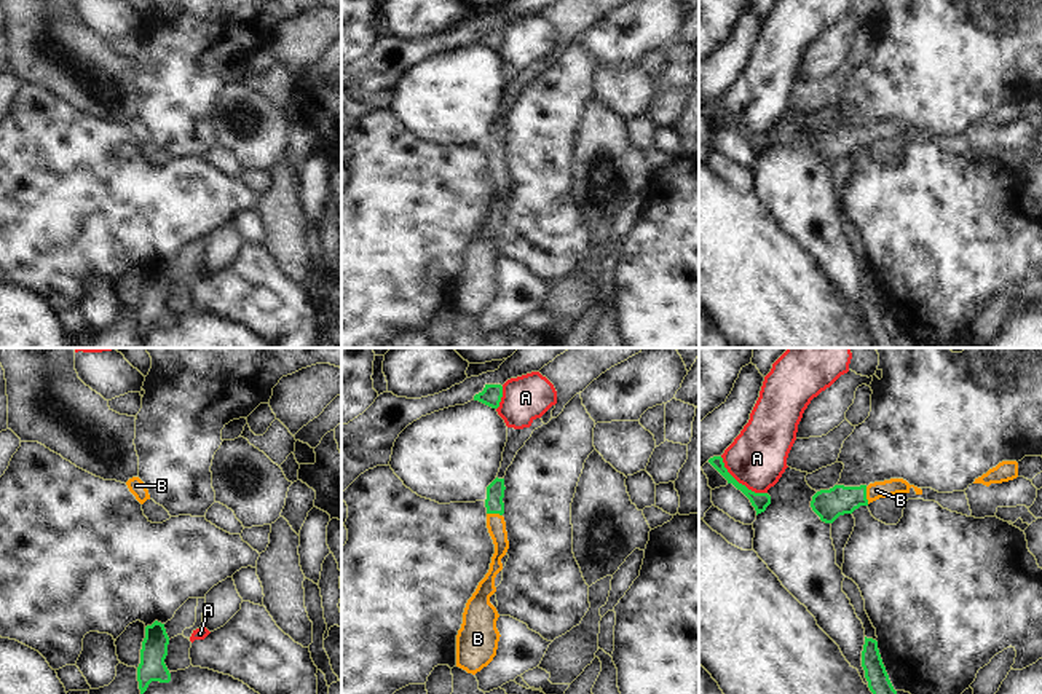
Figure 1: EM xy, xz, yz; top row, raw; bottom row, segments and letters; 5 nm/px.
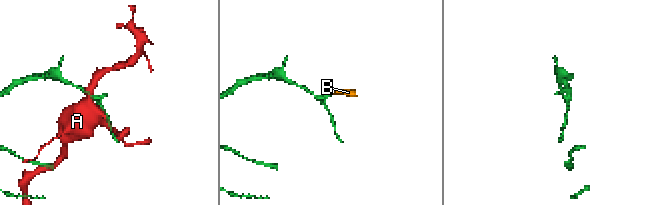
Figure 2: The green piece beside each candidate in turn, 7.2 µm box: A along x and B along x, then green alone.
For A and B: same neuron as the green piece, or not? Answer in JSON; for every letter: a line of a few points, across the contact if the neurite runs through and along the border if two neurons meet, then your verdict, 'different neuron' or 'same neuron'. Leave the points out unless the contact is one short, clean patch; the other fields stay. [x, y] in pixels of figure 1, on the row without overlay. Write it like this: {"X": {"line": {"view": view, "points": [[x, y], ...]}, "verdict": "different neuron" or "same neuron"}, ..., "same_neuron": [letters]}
{"A": {"verdict": "different neuron"}, "B": {"line": {"view": "yz", "points": [[828, 147], [865, 138], [876, 133]]}, "verdict": "same neuron"}, "same_neuron": ["B"]}

